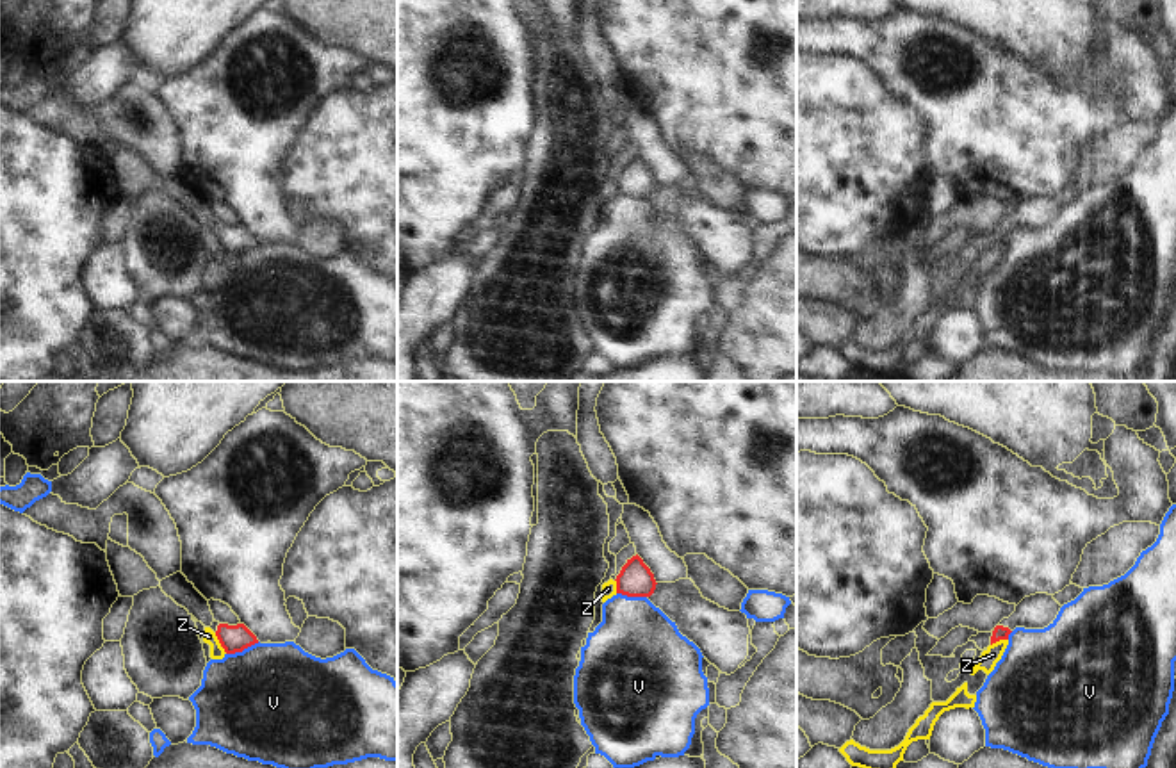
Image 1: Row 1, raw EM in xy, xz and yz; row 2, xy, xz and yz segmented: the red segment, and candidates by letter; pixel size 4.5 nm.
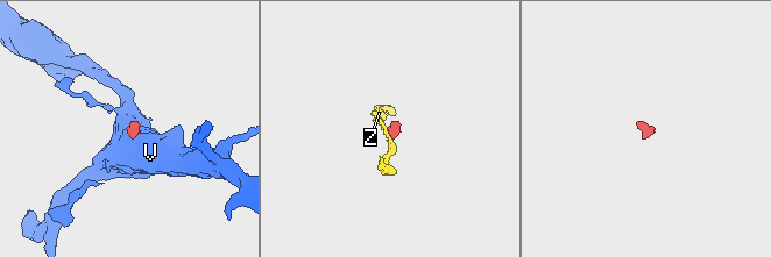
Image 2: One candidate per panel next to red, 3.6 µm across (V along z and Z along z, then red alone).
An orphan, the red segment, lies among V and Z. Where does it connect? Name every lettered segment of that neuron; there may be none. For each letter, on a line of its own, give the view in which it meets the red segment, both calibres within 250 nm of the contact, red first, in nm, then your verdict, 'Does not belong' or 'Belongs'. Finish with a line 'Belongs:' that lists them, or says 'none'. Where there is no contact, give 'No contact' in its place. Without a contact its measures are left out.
V: Touches red in xy. Thickness 130 nm (red) against 480 nm. Does not belong
Z: Touches red in xy. Thickness 130 nm (red) against 60 nm. Does not belong
Belongs: none

